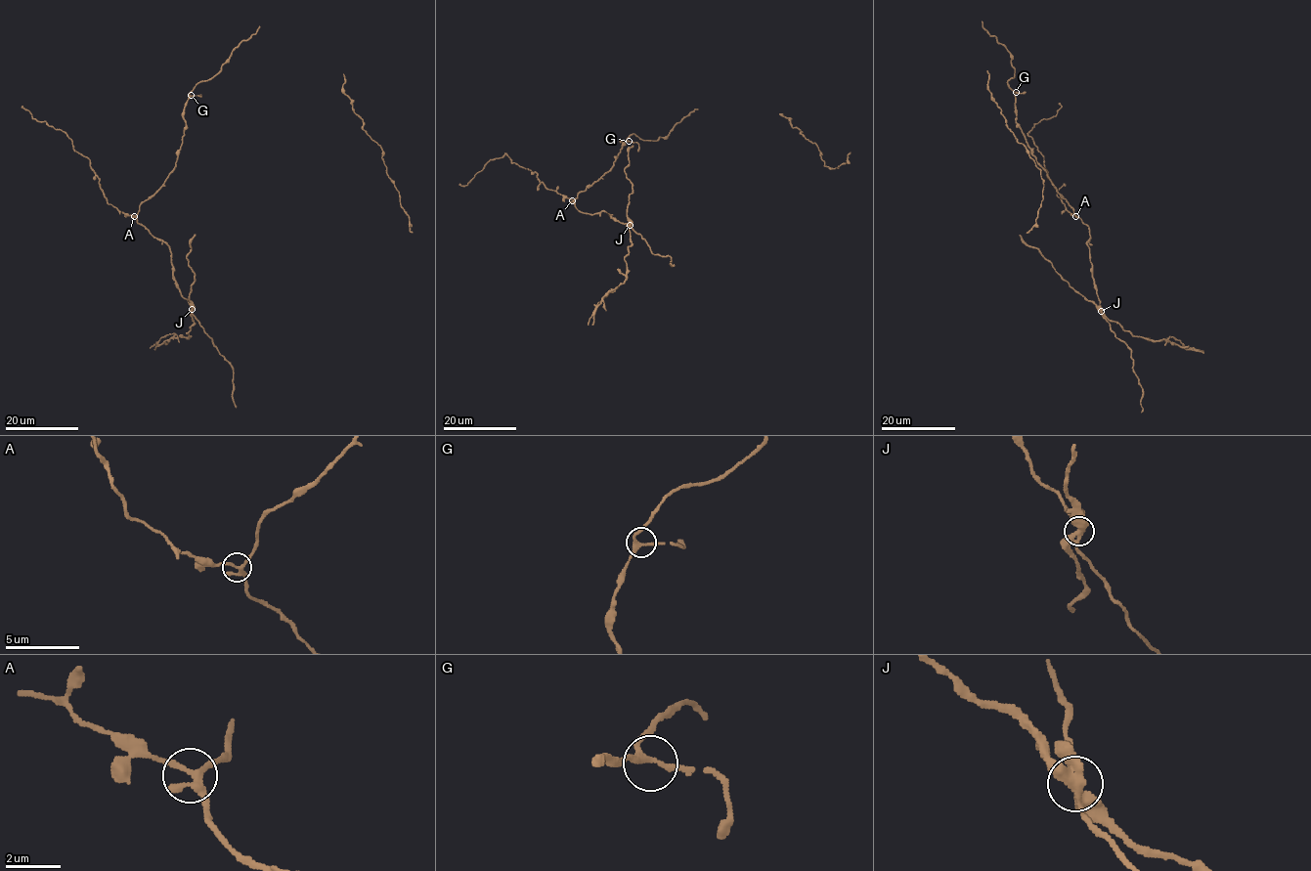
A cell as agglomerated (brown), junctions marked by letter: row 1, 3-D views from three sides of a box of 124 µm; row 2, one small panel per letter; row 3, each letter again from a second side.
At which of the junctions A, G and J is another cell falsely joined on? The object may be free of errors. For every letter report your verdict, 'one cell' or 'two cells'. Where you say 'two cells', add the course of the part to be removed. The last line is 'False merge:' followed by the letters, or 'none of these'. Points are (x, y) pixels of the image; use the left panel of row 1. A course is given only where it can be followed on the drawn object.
A: one cell
G: one cell
J: two cells; foreign part runs (193, 309), (190, 314), (194, 325), (186, 332), (188, 337), (167, 339), (150, 348)
False merge: J

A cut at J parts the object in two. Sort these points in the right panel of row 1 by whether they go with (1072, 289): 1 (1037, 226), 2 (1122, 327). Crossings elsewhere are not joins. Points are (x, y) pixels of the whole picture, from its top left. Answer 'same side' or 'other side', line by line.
1: other side
2: same side

